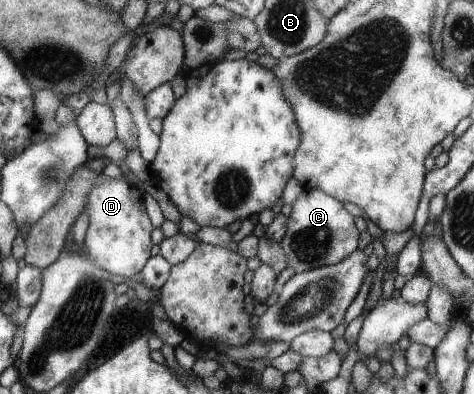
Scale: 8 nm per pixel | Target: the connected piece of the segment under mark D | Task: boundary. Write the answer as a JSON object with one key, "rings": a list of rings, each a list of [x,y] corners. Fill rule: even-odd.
{"rings":[[[114,178],[106,179],[102,185],[96,185],[89,192],[86,205],[89,225],[82,241],[88,259],[109,273],[130,279],[144,269],[144,265],[150,260],[152,247],[150,233],[154,227],[146,215],[142,193],[126,181]]]}

